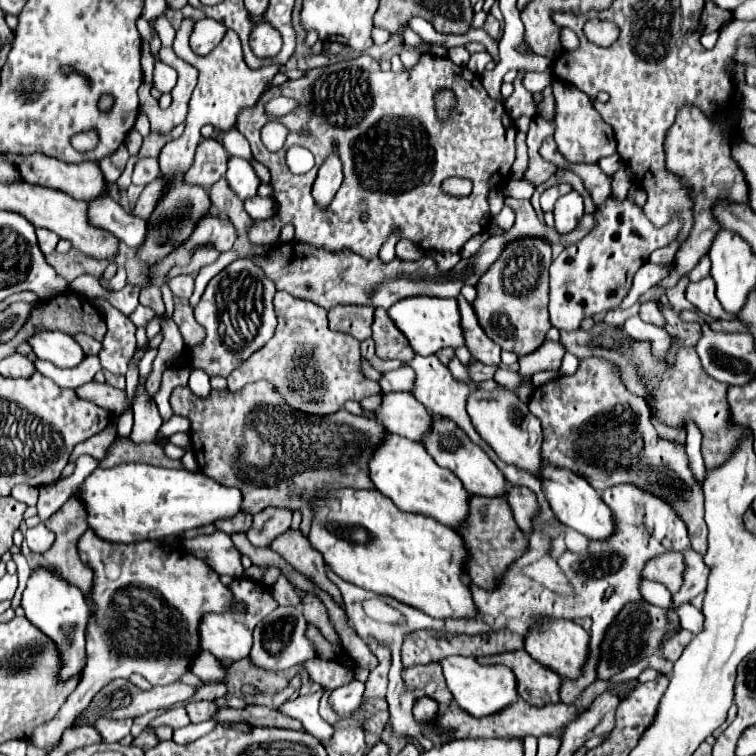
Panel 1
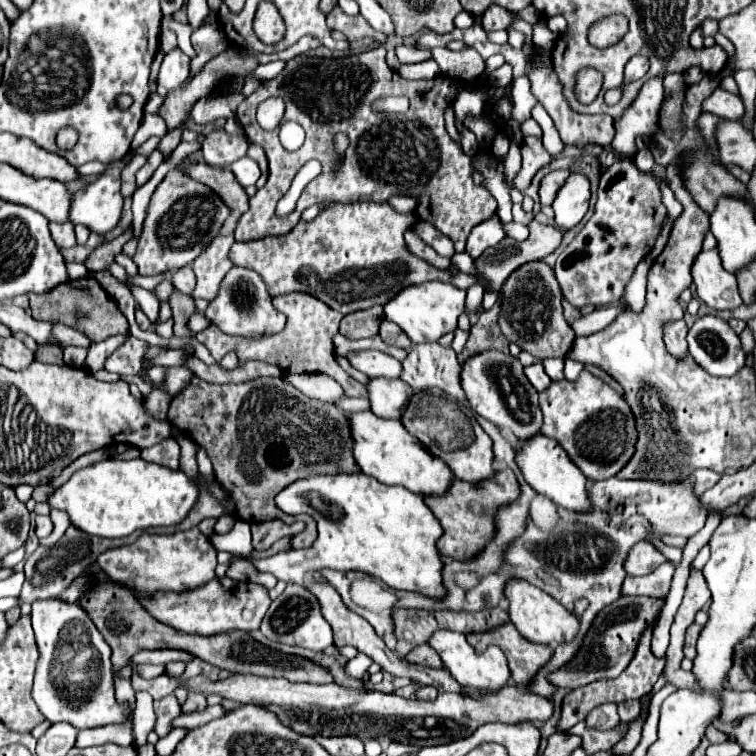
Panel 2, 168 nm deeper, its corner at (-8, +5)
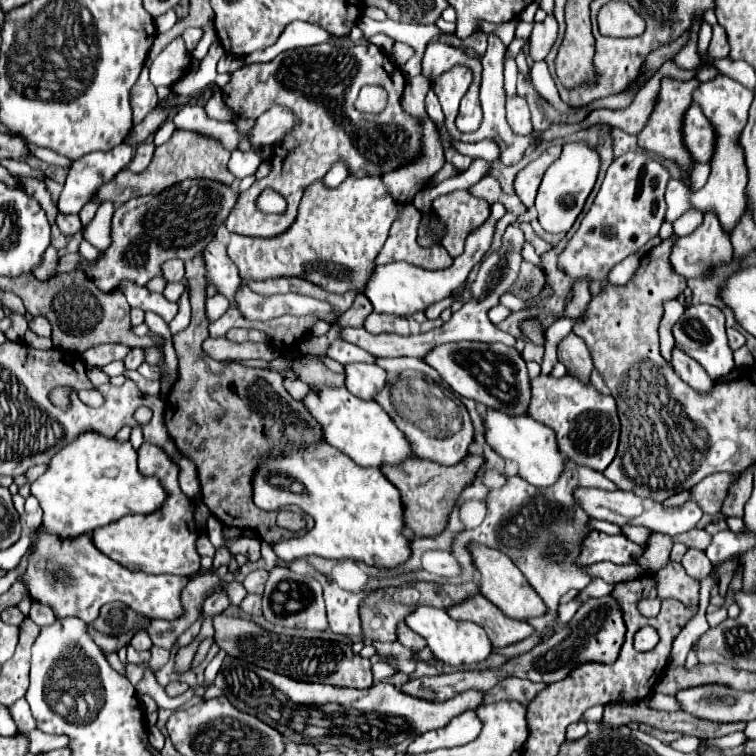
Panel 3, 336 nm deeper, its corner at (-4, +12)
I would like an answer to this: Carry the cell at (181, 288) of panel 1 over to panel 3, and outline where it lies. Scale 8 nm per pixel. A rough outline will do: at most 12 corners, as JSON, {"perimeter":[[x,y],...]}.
{"perimeter":[[184,262],[162,264],[162,276],[168,282],[184,280]]}

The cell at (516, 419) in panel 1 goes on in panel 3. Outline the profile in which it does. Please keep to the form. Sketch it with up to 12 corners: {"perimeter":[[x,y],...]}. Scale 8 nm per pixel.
{"perimeter":[[448,342],[422,360],[460,396],[526,414],[526,362],[506,344]]}

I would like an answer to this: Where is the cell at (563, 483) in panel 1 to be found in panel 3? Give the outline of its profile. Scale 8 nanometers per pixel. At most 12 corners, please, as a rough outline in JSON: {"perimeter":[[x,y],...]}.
{"perimeter":[[494,408],[484,438],[534,486],[550,486],[564,458],[554,430]]}

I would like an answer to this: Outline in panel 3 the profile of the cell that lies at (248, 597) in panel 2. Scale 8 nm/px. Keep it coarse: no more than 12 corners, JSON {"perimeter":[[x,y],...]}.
{"perimeter":[[30,532],[18,578],[56,618],[108,602],[182,616],[184,576],[130,572],[90,534]]}

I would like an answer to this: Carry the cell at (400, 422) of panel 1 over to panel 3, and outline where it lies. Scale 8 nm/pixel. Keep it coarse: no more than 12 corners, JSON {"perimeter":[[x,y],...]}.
{"perimeter":[[346,364],[346,388],[372,400],[386,384],[376,364]]}

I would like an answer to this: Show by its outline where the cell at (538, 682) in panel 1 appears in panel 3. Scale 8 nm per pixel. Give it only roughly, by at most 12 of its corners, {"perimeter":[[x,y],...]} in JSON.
{"perimeter":[[482,594],[446,610],[482,626],[494,648],[524,640],[534,628],[504,616]]}

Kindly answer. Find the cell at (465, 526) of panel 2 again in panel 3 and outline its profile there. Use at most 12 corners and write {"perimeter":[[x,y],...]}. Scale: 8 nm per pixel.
{"perimeter":[[412,456],[380,468],[402,496],[406,528],[436,536],[484,464]]}

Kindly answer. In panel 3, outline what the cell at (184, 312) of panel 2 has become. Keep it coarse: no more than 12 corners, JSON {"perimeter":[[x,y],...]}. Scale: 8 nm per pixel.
{"perimeter":[[185,264],[164,422],[202,502],[266,542],[298,536],[252,502],[252,474],[322,428],[282,376],[212,360],[206,271]]}

